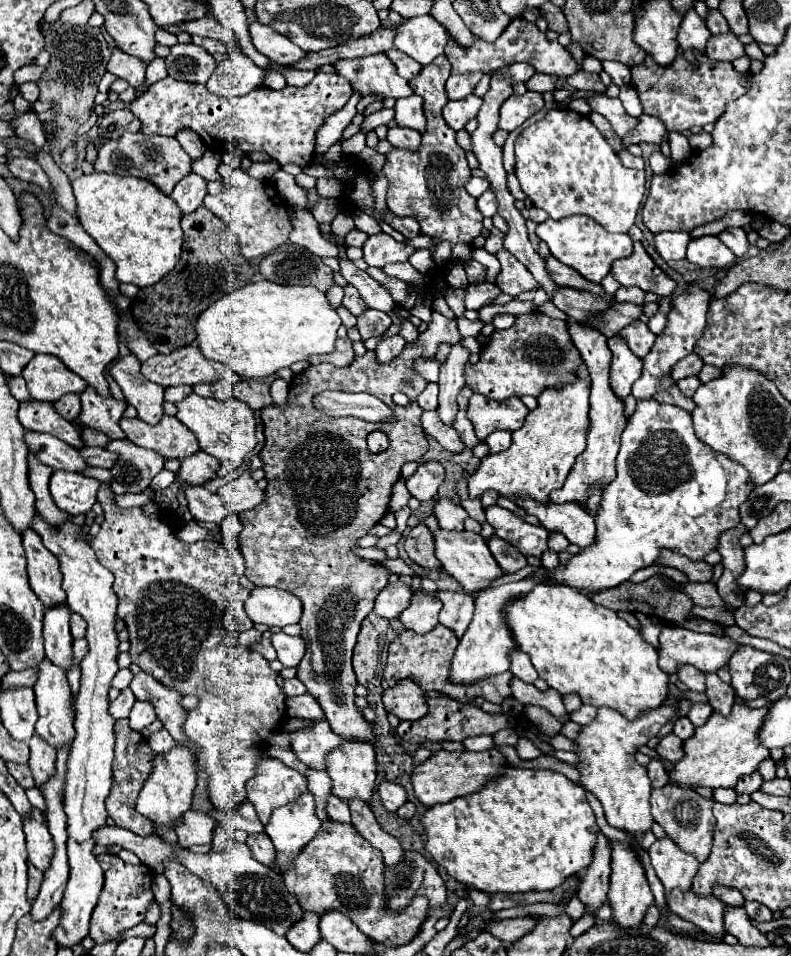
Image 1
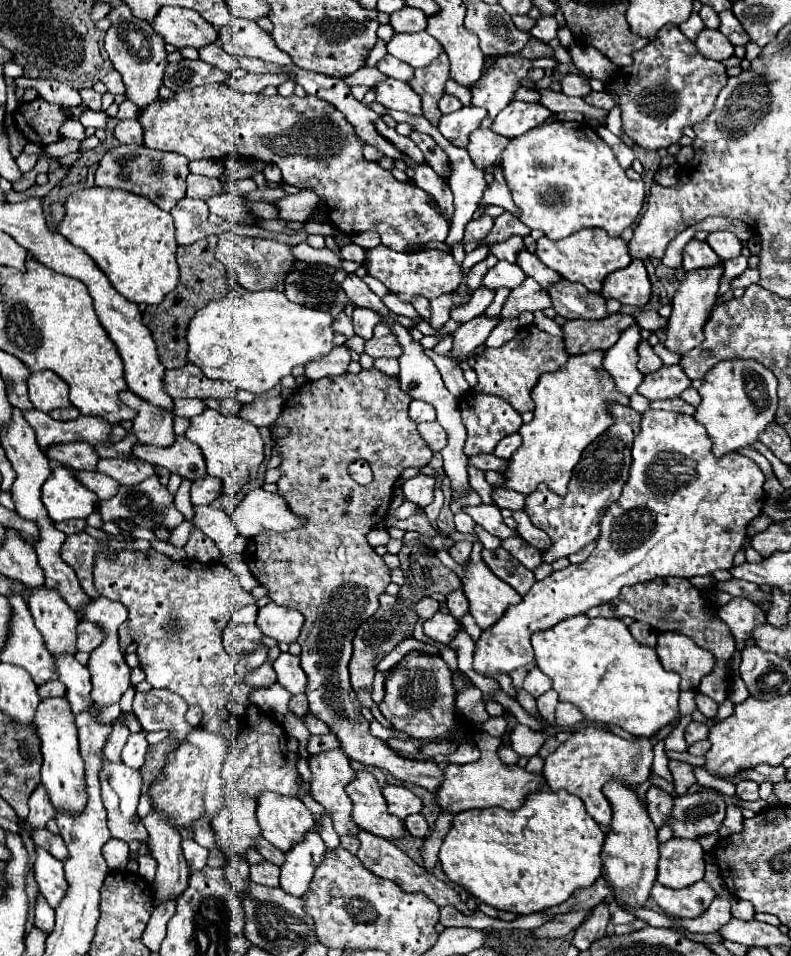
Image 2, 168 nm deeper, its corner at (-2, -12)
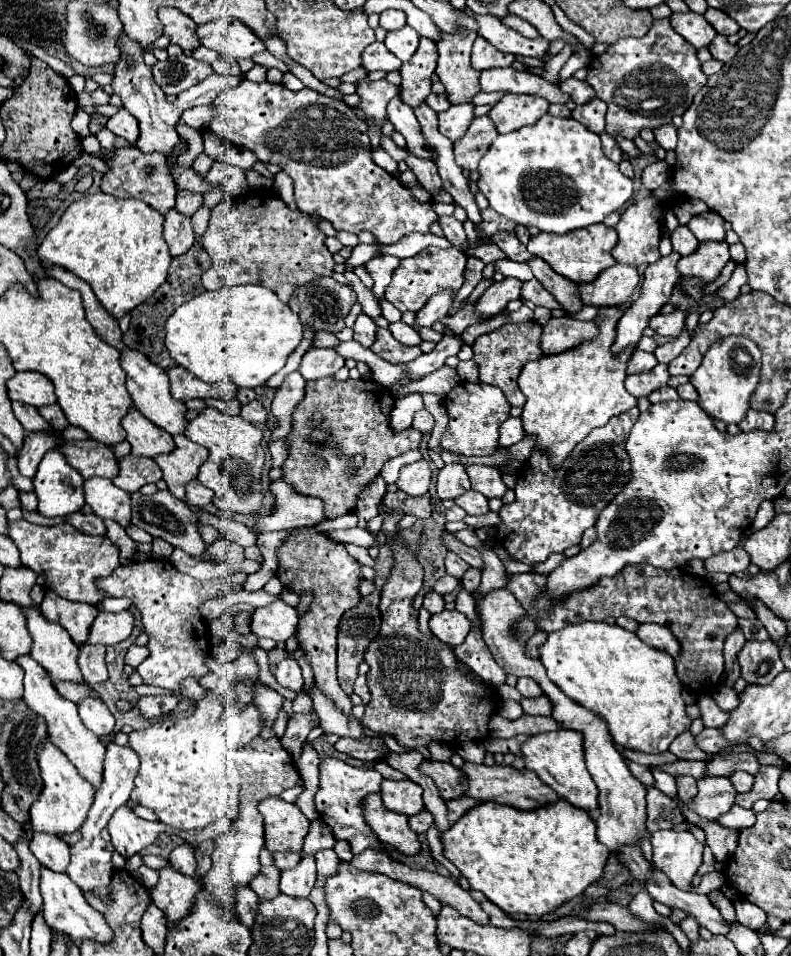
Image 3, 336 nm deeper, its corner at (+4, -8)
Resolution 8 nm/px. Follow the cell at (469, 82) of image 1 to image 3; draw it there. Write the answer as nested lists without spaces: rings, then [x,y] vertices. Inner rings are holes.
[[[431,94],[431,96],[427,98],[427,106],[433,108],[435,112],[441,112],[441,110],[447,110],[447,108],[451,106],[451,102],[447,100],[445,94]]]

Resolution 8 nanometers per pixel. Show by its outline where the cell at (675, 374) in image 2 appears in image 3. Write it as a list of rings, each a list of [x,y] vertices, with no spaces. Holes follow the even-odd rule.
[[[657,364],[653,370],[649,372],[643,372],[643,374],[633,374],[633,376],[627,376],[625,380],[625,388],[629,394],[633,394],[635,398],[641,398],[641,396],[649,396],[651,392],[667,386],[669,382],[669,372],[667,372],[667,364]]]

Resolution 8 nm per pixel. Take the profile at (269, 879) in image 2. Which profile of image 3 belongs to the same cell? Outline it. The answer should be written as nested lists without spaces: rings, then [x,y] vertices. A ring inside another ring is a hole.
[[[261,866],[259,874],[251,880],[251,888],[259,898],[275,898],[279,894],[279,868],[277,866]]]

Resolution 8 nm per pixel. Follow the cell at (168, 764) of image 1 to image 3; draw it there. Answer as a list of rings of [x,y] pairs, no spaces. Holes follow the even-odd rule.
[[[171,864],[159,868],[159,882],[151,888],[151,896],[155,906],[167,914],[167,928],[191,910],[197,892],[199,884],[191,876],[173,870]]]

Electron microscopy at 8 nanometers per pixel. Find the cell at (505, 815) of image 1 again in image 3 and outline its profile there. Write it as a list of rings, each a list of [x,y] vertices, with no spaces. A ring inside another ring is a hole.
[[[557,800],[535,810],[517,810],[511,806],[485,802],[467,810],[447,832],[443,832],[441,844],[443,856],[459,868],[473,890],[483,892],[507,914],[521,912],[541,918],[553,908],[561,906],[565,900],[583,894],[587,886],[591,886],[603,874],[603,866],[607,864],[609,856],[607,848],[597,840],[595,830],[597,826],[589,814],[571,806],[567,800]]]

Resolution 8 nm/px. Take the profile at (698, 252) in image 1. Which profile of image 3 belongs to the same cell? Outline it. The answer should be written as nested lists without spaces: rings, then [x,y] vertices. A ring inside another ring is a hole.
[[[679,226],[675,232],[671,232],[671,242],[673,242],[673,250],[679,252],[681,256],[693,254],[699,246],[699,240],[687,226]]]

